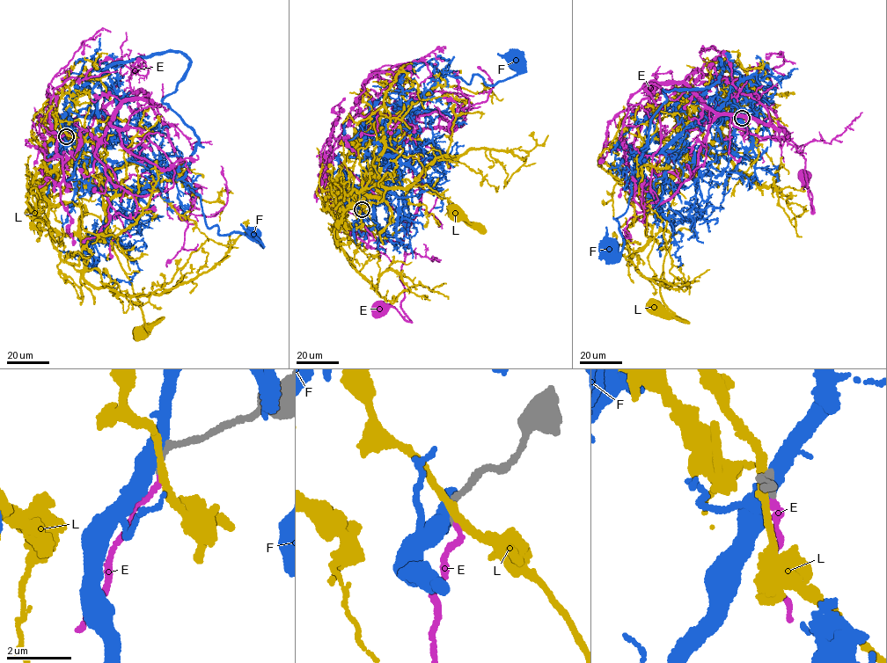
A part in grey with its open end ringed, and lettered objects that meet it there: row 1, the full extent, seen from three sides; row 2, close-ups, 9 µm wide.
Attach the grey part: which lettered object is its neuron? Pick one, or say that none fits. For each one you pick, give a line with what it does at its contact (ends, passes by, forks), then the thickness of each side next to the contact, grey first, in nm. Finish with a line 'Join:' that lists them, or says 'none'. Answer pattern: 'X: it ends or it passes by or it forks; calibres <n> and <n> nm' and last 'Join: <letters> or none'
E: it ends; calibres 140 and 190 nm
Join: E

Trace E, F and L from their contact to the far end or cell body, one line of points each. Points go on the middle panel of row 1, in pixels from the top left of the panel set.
E: (362, 209), (373, 238), (368, 245), (400, 242), (406, 255), (400, 307), (411, 322), (389, 305), (378, 309)
F: (362, 209), (379, 156), (443, 76), (467, 84), (478, 74), (495, 84), (517, 73), (516, 61)
L: (362, 208), (336, 193), (380, 197), (372, 182), (406, 179), (448, 199), (469, 224), (454, 213)

